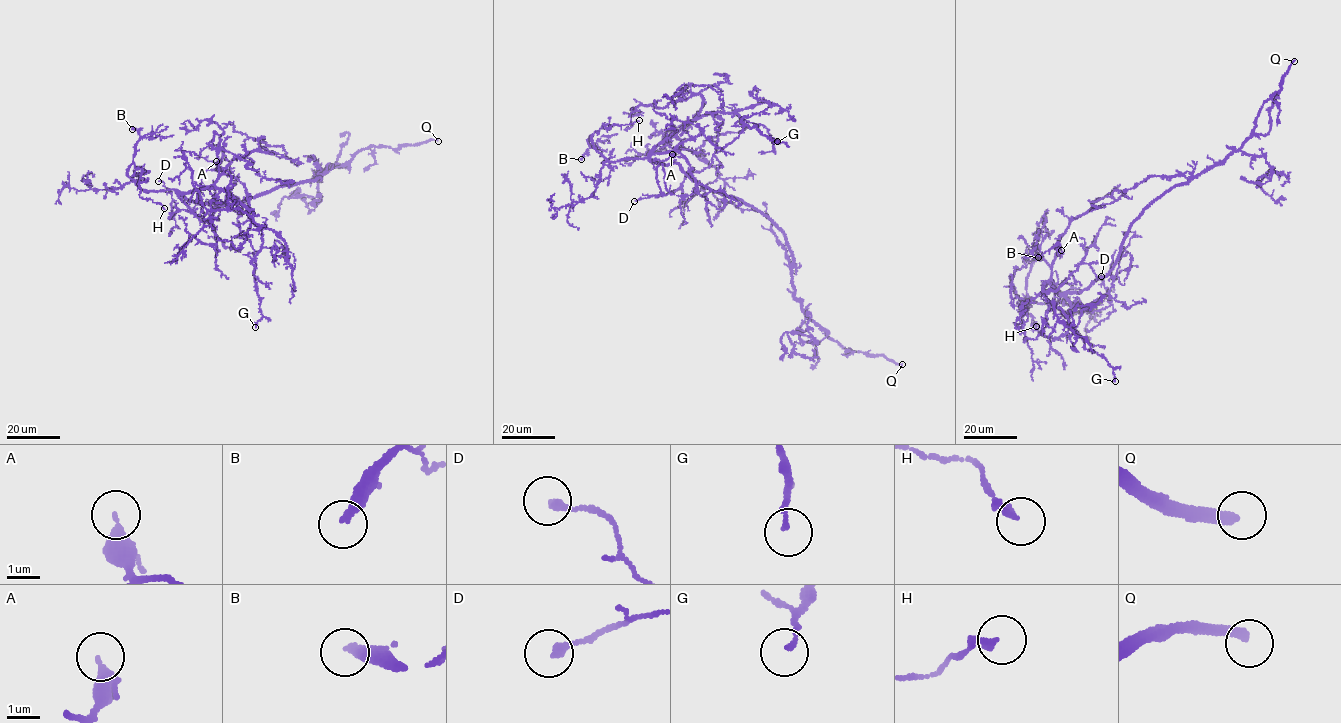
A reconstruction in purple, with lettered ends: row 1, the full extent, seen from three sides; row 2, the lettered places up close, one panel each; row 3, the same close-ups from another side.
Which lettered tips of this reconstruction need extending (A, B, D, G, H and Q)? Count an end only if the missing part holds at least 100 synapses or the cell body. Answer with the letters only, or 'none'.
B, Q

